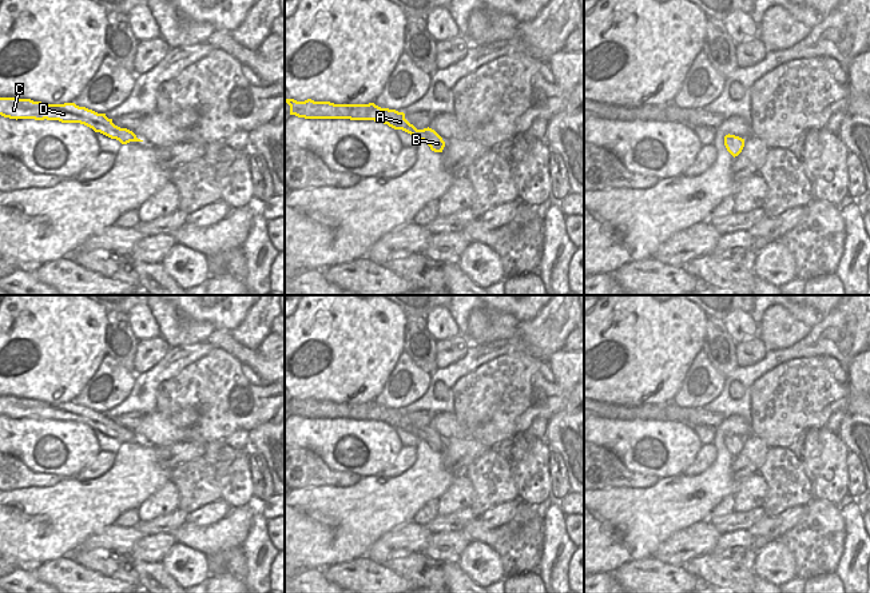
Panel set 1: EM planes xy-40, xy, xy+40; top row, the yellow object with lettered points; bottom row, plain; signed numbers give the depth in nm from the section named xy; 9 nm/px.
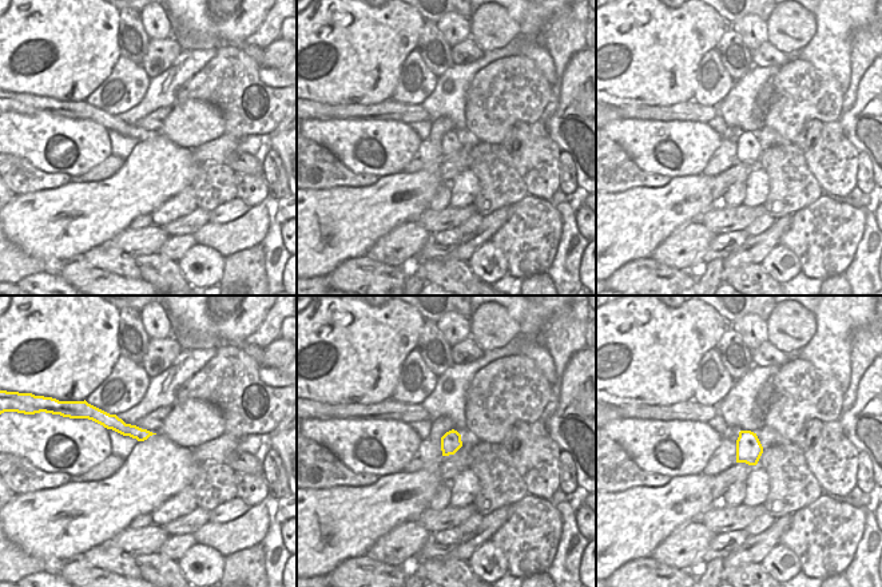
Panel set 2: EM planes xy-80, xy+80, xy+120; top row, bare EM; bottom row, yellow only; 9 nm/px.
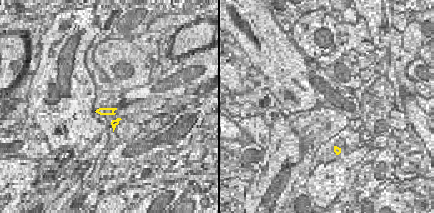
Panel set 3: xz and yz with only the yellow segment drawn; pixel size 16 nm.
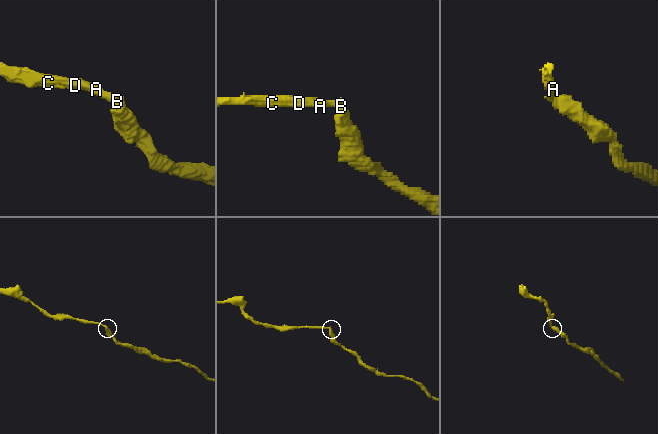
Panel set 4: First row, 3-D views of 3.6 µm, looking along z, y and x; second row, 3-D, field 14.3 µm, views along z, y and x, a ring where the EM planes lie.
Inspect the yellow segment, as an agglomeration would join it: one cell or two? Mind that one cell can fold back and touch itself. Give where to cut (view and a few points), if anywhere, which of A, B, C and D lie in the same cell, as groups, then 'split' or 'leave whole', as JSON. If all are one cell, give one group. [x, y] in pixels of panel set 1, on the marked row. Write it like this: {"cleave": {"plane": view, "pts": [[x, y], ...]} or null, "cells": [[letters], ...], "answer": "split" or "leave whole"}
{"cleave": null, "cells": [["A", "B", "C", "D"]], "answer": "leave whole"}

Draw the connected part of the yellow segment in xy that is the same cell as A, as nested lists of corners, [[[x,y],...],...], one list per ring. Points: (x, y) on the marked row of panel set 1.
[[[285,99],[290,106],[290,115],[305,119],[350,119],[350,120],[374,120],[377,123],[388,124],[394,130],[402,130],[418,140],[424,140],[432,151],[442,152],[445,142],[432,128],[417,130],[405,119],[404,112],[396,110],[381,108],[374,103],[369,104],[334,104],[330,102],[314,102],[307,99],[297,102],[294,99]]]

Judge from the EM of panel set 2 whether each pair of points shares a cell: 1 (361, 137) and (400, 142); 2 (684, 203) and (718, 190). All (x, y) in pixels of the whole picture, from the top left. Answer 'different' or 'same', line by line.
1: same
2: different

